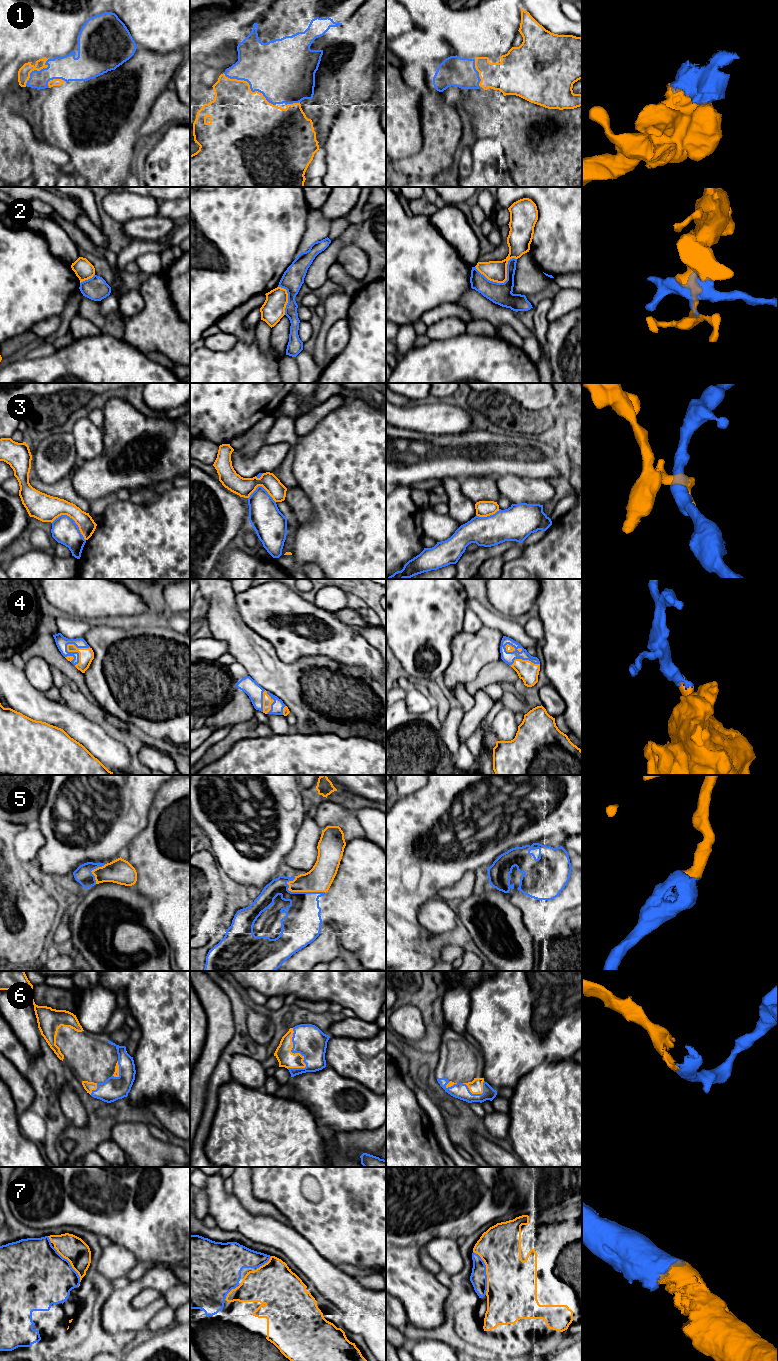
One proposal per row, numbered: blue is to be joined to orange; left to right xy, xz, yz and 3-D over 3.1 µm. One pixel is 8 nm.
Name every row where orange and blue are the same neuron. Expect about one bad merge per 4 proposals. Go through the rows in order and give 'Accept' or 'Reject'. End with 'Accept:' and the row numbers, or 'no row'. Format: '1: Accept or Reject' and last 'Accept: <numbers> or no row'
1: Accept
2: Reject
3: Reject
4: Accept
5: Accept
6: Accept
7: Accept
Accept: 1, 4, 5, 6, 7

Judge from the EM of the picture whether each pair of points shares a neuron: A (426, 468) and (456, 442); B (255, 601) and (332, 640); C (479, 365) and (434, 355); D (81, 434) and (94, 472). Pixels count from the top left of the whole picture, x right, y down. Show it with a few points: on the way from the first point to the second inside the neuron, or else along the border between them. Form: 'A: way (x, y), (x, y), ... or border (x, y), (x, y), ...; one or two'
A: way (433, 461), (449, 449); one
B: way (268, 623), (290, 643), (310, 643); one
C: way (468, 365), (445, 365); one
D: border (104, 440), (104, 449), (99, 454), (80, 462); two

